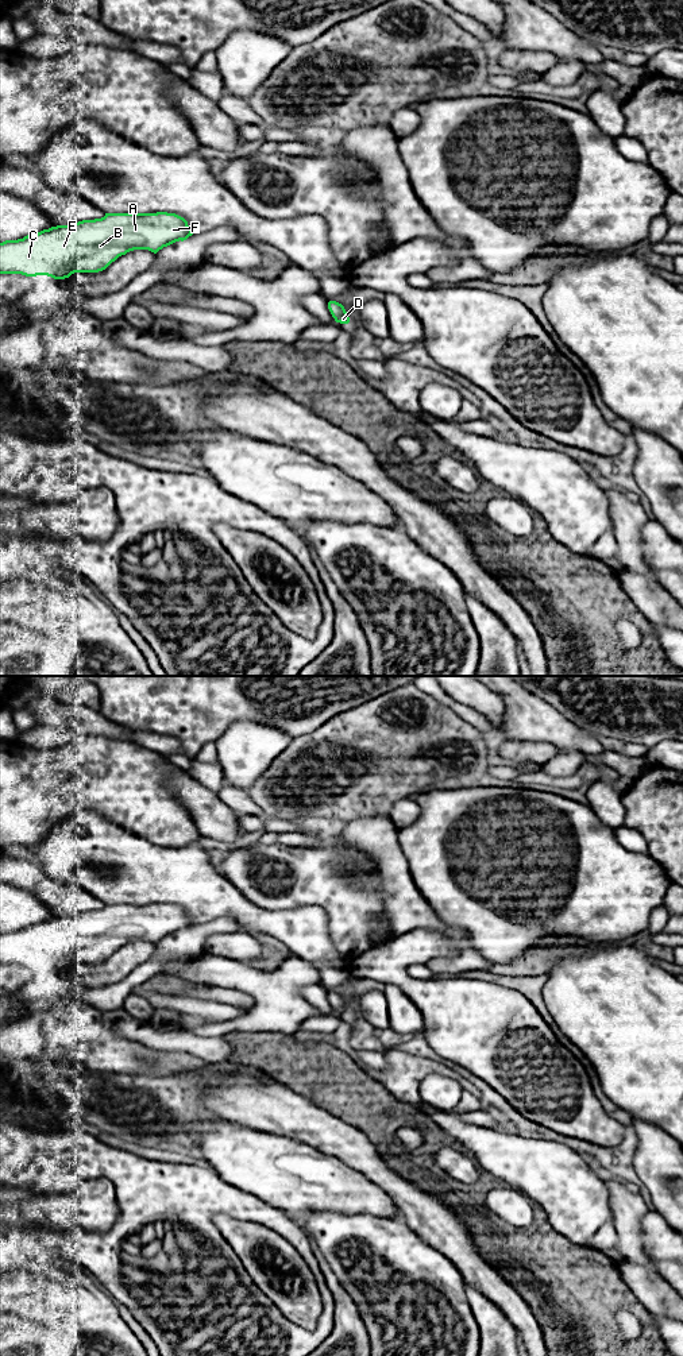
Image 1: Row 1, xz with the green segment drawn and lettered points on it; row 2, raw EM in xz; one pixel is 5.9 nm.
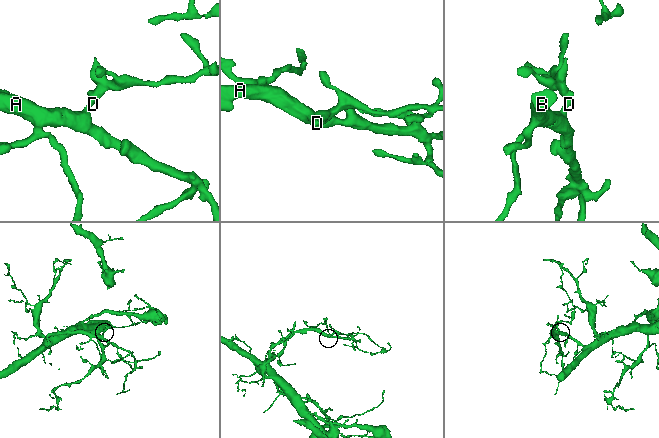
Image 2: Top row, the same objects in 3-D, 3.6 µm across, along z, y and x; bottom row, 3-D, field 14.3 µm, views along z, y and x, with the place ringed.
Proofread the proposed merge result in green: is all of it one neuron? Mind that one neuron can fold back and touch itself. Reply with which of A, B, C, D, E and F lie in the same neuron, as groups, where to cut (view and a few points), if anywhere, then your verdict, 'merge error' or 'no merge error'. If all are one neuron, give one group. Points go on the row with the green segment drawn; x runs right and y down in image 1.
A B C D E F; no cut; no merge error

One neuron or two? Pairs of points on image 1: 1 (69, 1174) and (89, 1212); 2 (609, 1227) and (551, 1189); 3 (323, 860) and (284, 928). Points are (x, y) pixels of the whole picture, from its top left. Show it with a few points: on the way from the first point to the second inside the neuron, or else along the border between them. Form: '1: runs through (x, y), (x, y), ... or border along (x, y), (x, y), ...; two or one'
1: border along (108, 1181), (93, 1178), (72, 1192), (46, 1194); two
2: border along (612, 1215), (586, 1246); two
3: border along (263, 907), (284, 910), (320, 906), (327, 915); two

